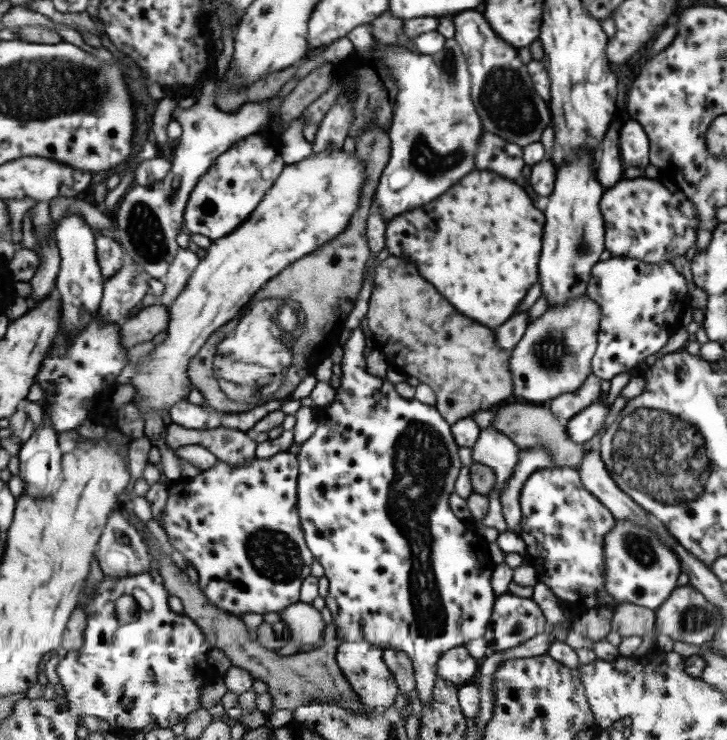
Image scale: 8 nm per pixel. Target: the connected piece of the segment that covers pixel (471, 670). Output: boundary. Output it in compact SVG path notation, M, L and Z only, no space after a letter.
M465 646L444 652L438 662L438 676L450 680L457 686L464 687L473 681L473 676L479 668L480 662L469 654Z

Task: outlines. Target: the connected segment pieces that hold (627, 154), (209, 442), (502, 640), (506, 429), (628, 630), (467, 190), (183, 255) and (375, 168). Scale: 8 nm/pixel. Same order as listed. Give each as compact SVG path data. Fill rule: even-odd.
M629 119L623 122L620 133L620 147L624 166L634 166L643 172L648 162L648 138L637 121Z
M170 424L166 433L169 448L177 450L189 444L199 444L217 456L217 460L229 466L243 466L255 460L257 441L253 436L236 428L220 426L207 430L191 430L178 424Z
M503 594L497 598L484 640L488 652L501 652L529 643L539 633L547 631L545 614L533 598Z
M509 402L501 405L493 412L494 426L499 432L506 434L519 448L531 449L541 445L550 450L555 462L555 466L559 468L573 468L579 471L583 466L585 458L588 457L588 451L583 449L581 442L573 442L568 433L567 422L563 422L550 409L549 405L534 404L528 405Z
M630 603L619 605L614 612L612 628L621 637L641 637L645 632L653 630L653 610Z
M475 170L473 174L469 174L469 178L465 178L465 182L459 182L457 186L453 186L453 190L449 190L449 194L443 194L439 200L432 200L427 204L413 208L409 212L398 214L393 220L388 221L385 232L385 245L387 246L390 256L399 256L399 258L409 259L420 269L420 273L424 275L429 282L432 282L441 294L445 294L449 298L449 302L453 302L457 306L457 310L461 310L465 316L475 318L477 322L487 325L491 329L497 330L505 322L509 321L513 316L513 312L517 310L517 306L525 300L525 296L529 294L531 286L535 282L539 282L539 258L541 258L541 246L543 246L543 226L546 225L546 216L539 206L533 204L533 198L521 188L521 184L515 184L509 178L503 178L491 170Z
M180 248L176 255L163 279L166 289L162 296L162 304L169 308L187 286L196 267L201 264L199 256L189 249Z
M373 121L365 127L365 131L364 135L358 136L356 141L356 153L360 155L360 158L364 158L367 167L366 179L364 180L364 196L363 201L360 202L360 208L356 210L355 217L352 218L351 225L348 226L344 233L341 233L339 237L335 238L335 240L329 242L327 245L320 246L320 249L317 249L315 253L308 254L308 257L301 258L300 261L293 263L287 269L283 269L275 278L272 278L272 280L252 298L252 303L247 304L225 327L212 334L204 348L201 349L200 352L197 353L197 356L190 362L188 373L192 378L193 387L201 392L210 407L225 413L244 413L253 410L267 399L273 400L272 395L274 392L277 392L277 394L275 394L275 400L277 400L277 398L288 398L295 392L295 388L305 380L305 376L309 376L309 374L313 372L316 373L317 366L320 365L323 360L329 360L334 349L340 345L340 336L344 331L345 322L349 320L349 314L351 314L351 310L355 308L355 304L357 304L357 300L359 300L359 292L361 292L361 286L363 286L363 280L365 280L365 264L367 264L367 260L369 260L369 256L371 256L371 248L369 248L369 244L367 244L367 220L369 220L369 210L371 210L371 202L374 201L376 196L376 190L379 186L383 171L390 161L390 152L392 149L389 132L385 131L385 129L381 129L379 125L375 125Z

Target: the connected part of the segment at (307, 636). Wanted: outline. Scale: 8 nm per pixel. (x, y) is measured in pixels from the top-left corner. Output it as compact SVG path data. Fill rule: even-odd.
M297 602L289 609L279 612L279 616L290 629L293 640L299 644L313 644L320 648L325 636L325 620L321 610L309 603Z

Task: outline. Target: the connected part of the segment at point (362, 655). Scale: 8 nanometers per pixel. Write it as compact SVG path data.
M344 642L336 653L337 664L351 683L352 689L360 696L360 700L367 707L385 708L395 704L401 693L393 671L385 662L385 651L376 644L361 642Z

